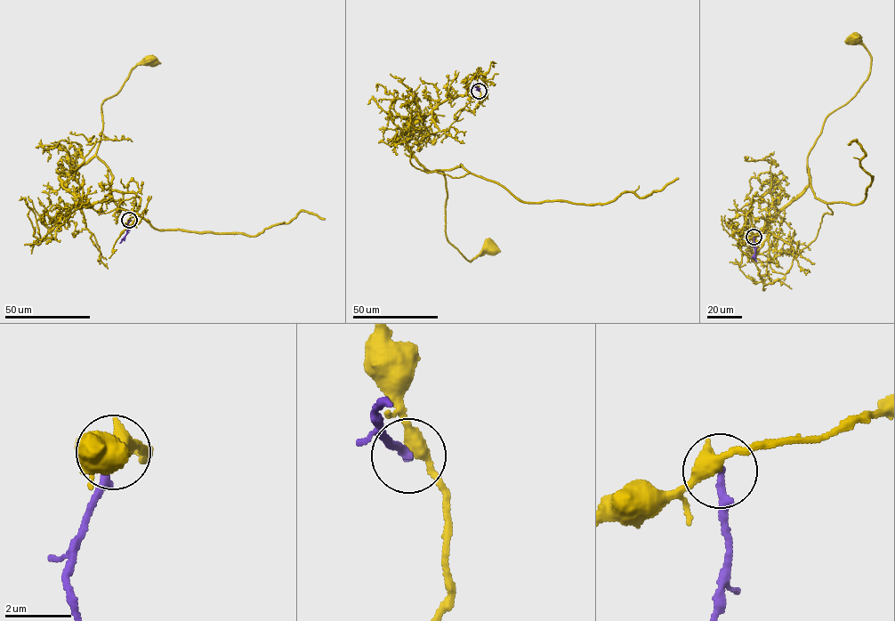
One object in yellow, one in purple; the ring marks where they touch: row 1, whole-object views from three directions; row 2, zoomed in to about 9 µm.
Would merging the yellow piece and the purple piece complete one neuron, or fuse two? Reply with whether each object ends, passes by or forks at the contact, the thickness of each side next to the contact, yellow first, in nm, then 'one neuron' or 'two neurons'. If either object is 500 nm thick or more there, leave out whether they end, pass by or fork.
yellow passes by | purple ends | 400/240 nm | two neurons

